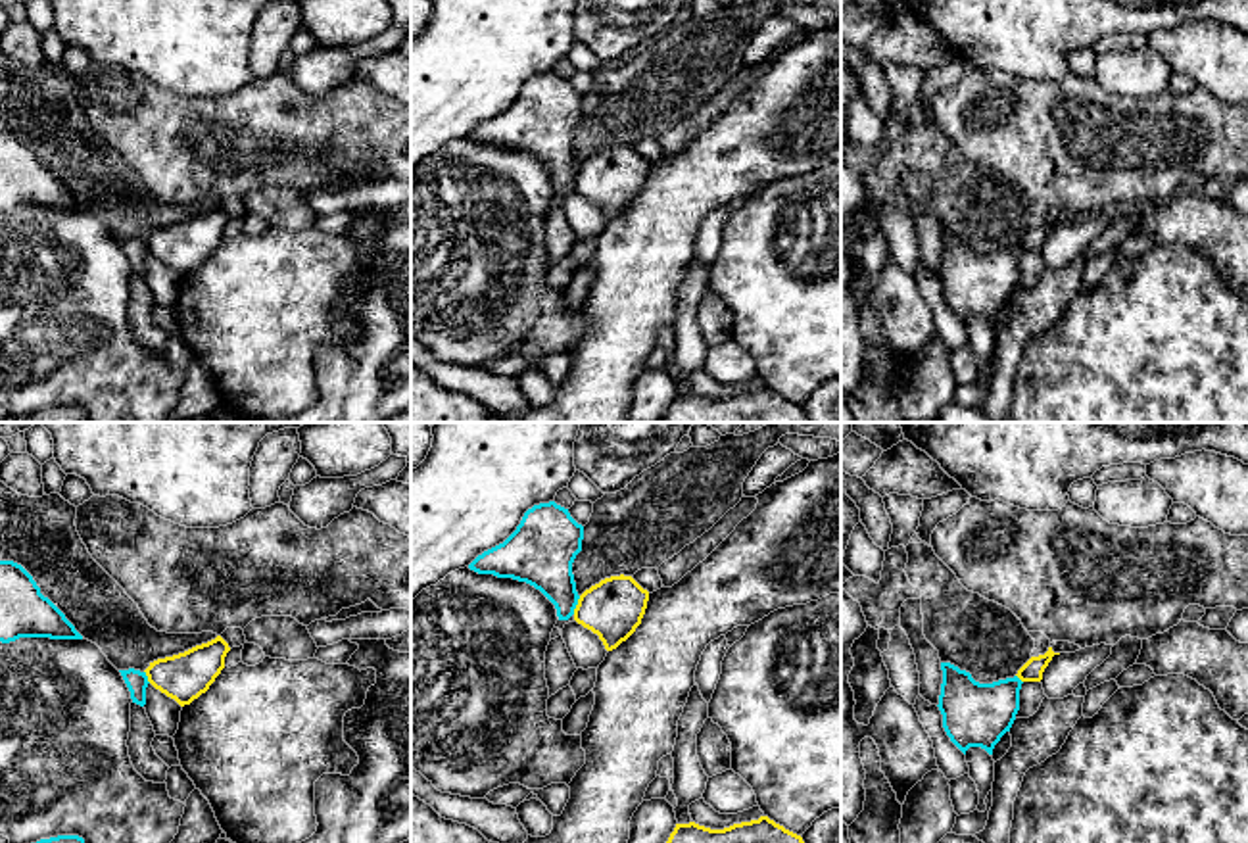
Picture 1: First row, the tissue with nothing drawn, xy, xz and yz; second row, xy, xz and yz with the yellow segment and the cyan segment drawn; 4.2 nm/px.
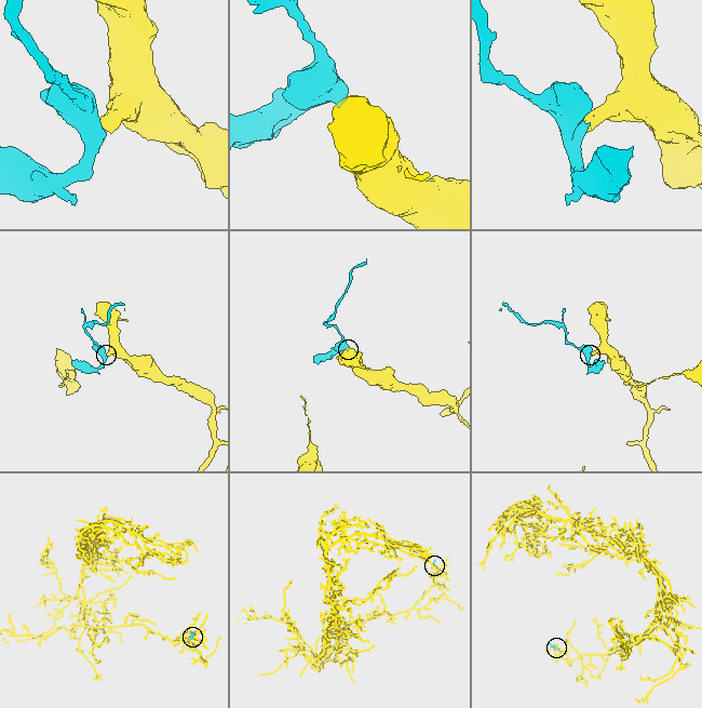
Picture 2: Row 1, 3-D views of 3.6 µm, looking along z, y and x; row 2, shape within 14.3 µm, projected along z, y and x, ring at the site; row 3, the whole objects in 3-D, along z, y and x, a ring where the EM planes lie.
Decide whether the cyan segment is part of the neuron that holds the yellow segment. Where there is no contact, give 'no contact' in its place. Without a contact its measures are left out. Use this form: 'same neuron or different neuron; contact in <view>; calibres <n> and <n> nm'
different neuron; contact in xz; calibres 240 and 260 nm

